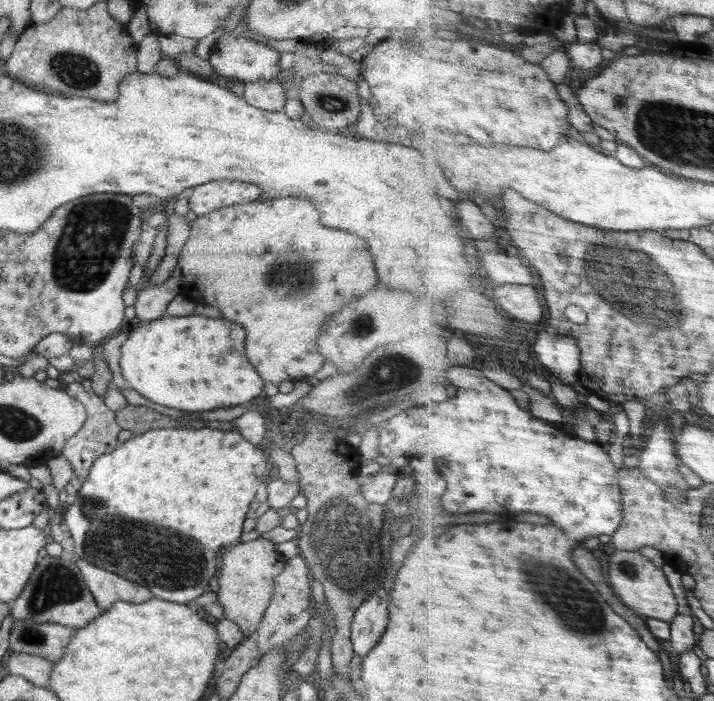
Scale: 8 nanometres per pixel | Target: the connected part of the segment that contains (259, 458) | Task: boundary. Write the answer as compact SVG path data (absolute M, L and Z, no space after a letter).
M206 426L190 430L188 428L152 429L143 432L141 435L133 435L112 452L94 459L87 478L84 479L81 488L76 493L74 503L63 507L62 522L68 526L68 536L71 536L74 540L75 557L80 557L90 564L110 572L116 572L116 574L120 574L121 577L124 576L125 579L128 578L133 583L145 586L154 597L187 605L204 592L214 588L219 567L219 563L216 564L216 558L220 557L224 549L239 542L243 533L242 528L244 520L246 520L246 513L250 504L255 501L258 484L265 481L264 478L271 469L273 469L273 465L267 456L267 452L246 440L238 431L218 430Z

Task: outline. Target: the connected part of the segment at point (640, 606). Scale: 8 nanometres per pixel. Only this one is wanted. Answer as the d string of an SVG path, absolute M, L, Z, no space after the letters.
M617 549L611 556L610 577L611 584L614 584L613 588L616 588L616 594L627 606L637 610L642 616L671 623L680 615L677 593L674 592L665 569L658 568L654 561L640 551Z

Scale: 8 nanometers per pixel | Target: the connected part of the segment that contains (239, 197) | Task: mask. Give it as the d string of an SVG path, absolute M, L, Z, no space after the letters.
M218 180L193 187L187 192L189 210L196 216L234 204L245 204L262 199L261 189L255 184L238 180Z

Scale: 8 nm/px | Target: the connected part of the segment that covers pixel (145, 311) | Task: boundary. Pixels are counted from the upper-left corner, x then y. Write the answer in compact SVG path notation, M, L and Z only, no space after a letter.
M177 267L173 271L173 276L168 278L164 284L146 285L144 290L138 292L134 304L137 317L143 322L162 317L172 298L181 294L180 285L182 285L182 281L181 270Z

